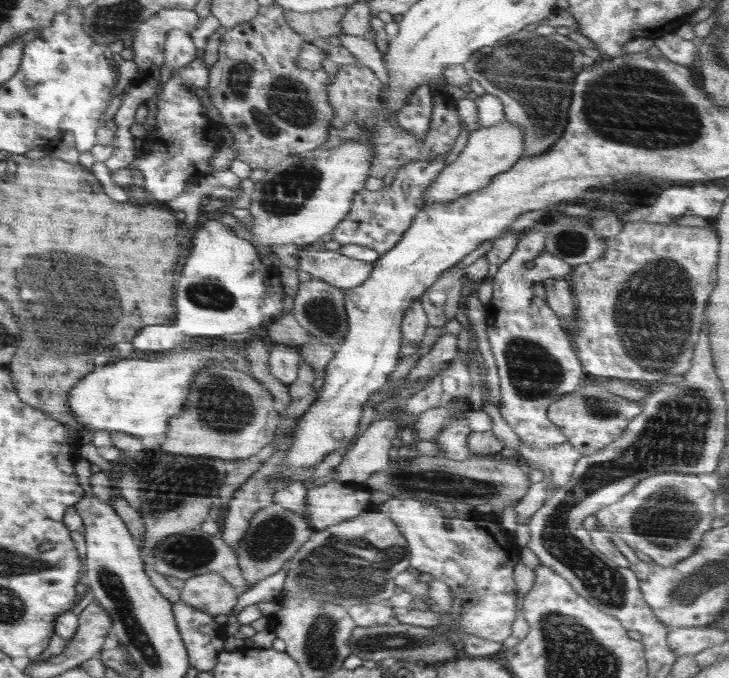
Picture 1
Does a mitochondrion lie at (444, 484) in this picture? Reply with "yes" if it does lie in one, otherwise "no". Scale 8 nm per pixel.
yes

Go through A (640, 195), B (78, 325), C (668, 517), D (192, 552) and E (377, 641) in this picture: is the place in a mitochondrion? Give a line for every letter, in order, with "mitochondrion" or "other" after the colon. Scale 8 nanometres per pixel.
A: other
B: mitochondrion
C: mitochondrion
D: mitochondrion
E: mitochondrion

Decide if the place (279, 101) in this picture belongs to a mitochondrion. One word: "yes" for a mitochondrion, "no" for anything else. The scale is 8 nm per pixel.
yes

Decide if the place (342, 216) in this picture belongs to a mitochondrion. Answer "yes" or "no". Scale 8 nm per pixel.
no

